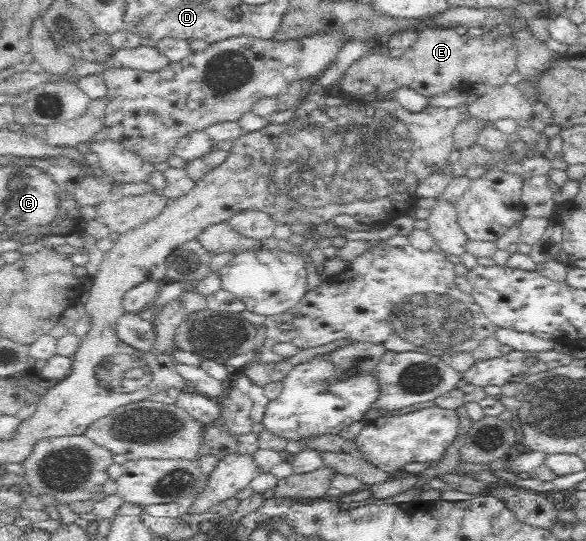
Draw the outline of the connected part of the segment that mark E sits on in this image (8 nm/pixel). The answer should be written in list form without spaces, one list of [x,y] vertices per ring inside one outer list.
[[[425,28],[418,30],[418,35],[417,43],[407,48],[402,56],[369,53],[352,63],[339,79],[346,99],[373,102],[389,98],[392,92],[402,87],[433,99],[459,89],[465,82],[484,83],[490,89],[498,87],[505,84],[507,75],[515,71],[517,50],[514,39],[509,35],[483,35],[473,39],[467,34],[457,35],[453,28]]]

